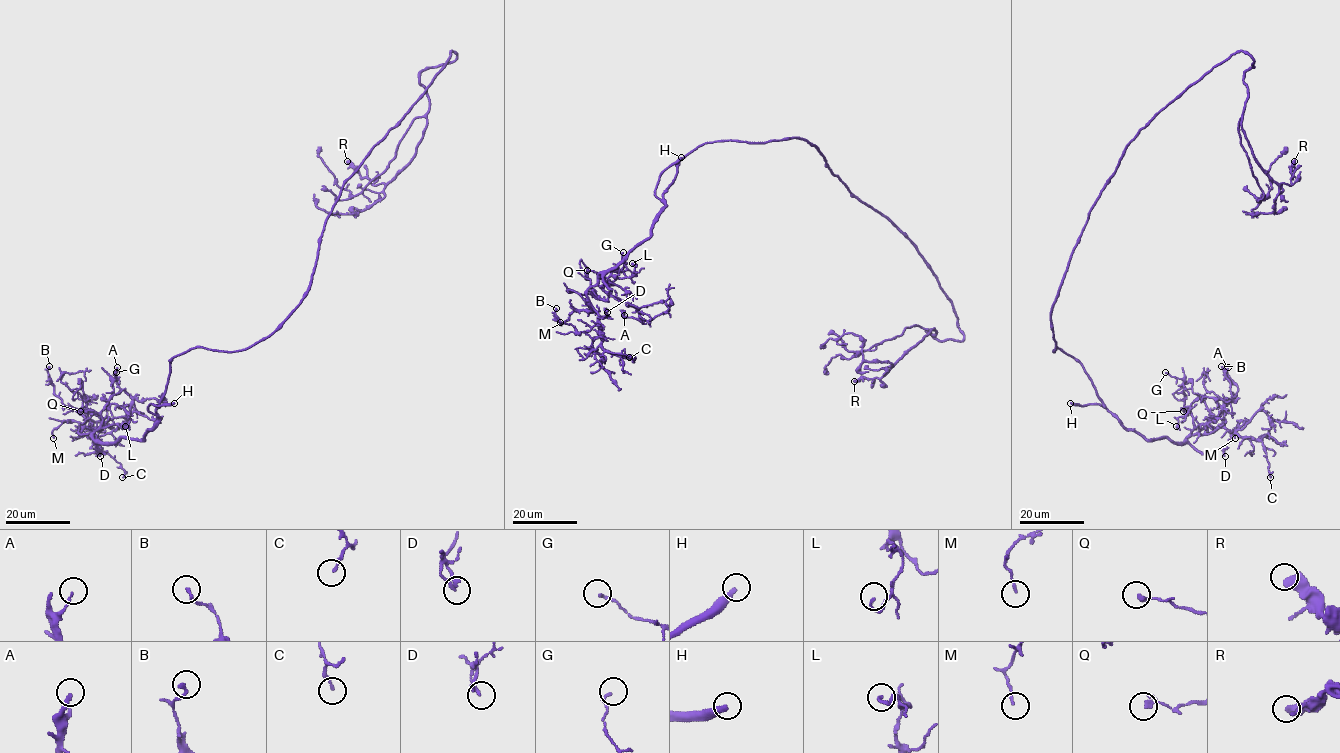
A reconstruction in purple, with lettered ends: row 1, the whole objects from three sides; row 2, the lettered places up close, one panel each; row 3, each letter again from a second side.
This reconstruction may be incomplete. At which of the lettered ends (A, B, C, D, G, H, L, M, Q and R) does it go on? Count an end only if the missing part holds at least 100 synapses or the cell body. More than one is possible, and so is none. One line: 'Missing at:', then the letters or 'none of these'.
Missing at: H

